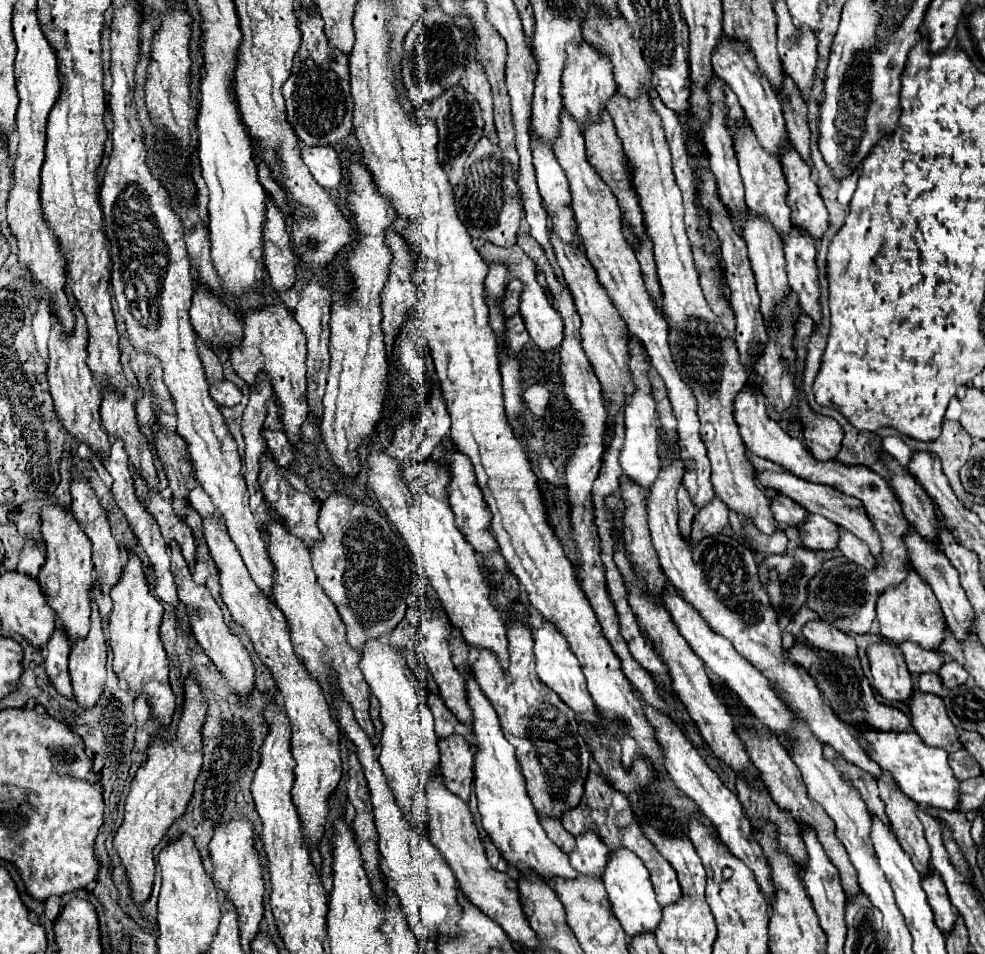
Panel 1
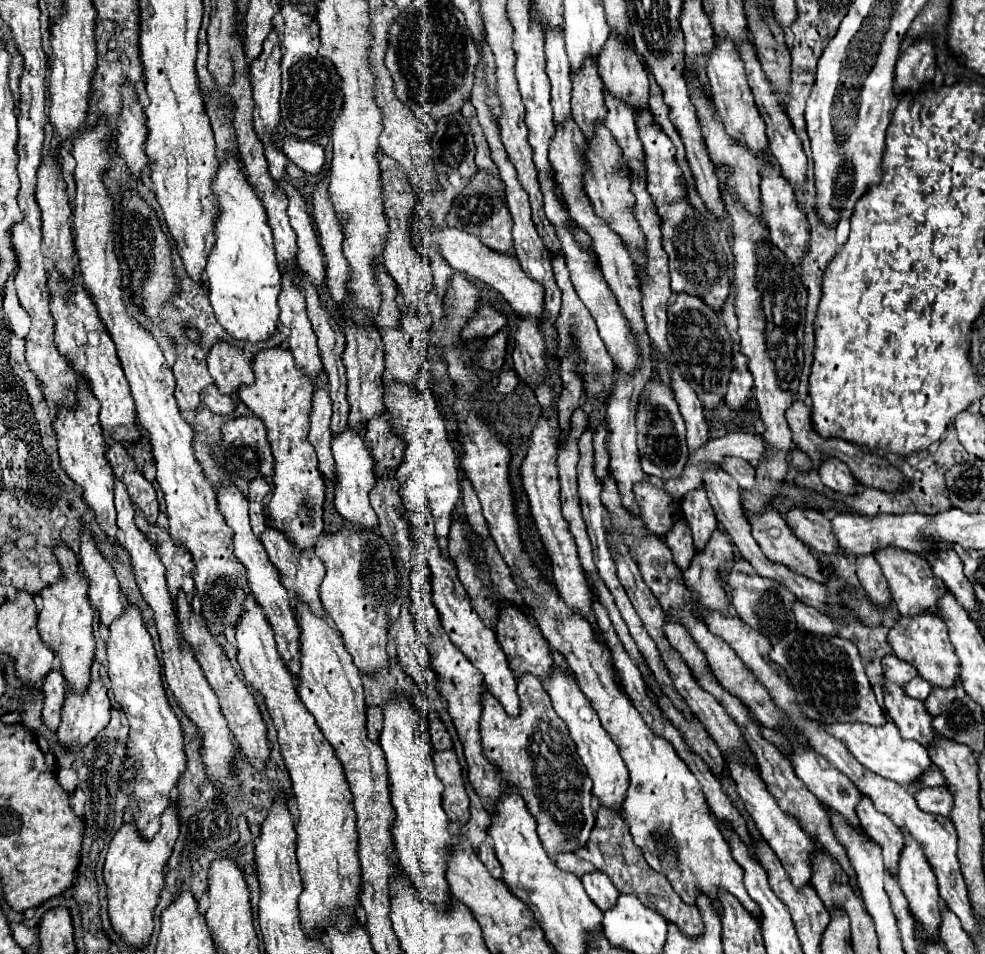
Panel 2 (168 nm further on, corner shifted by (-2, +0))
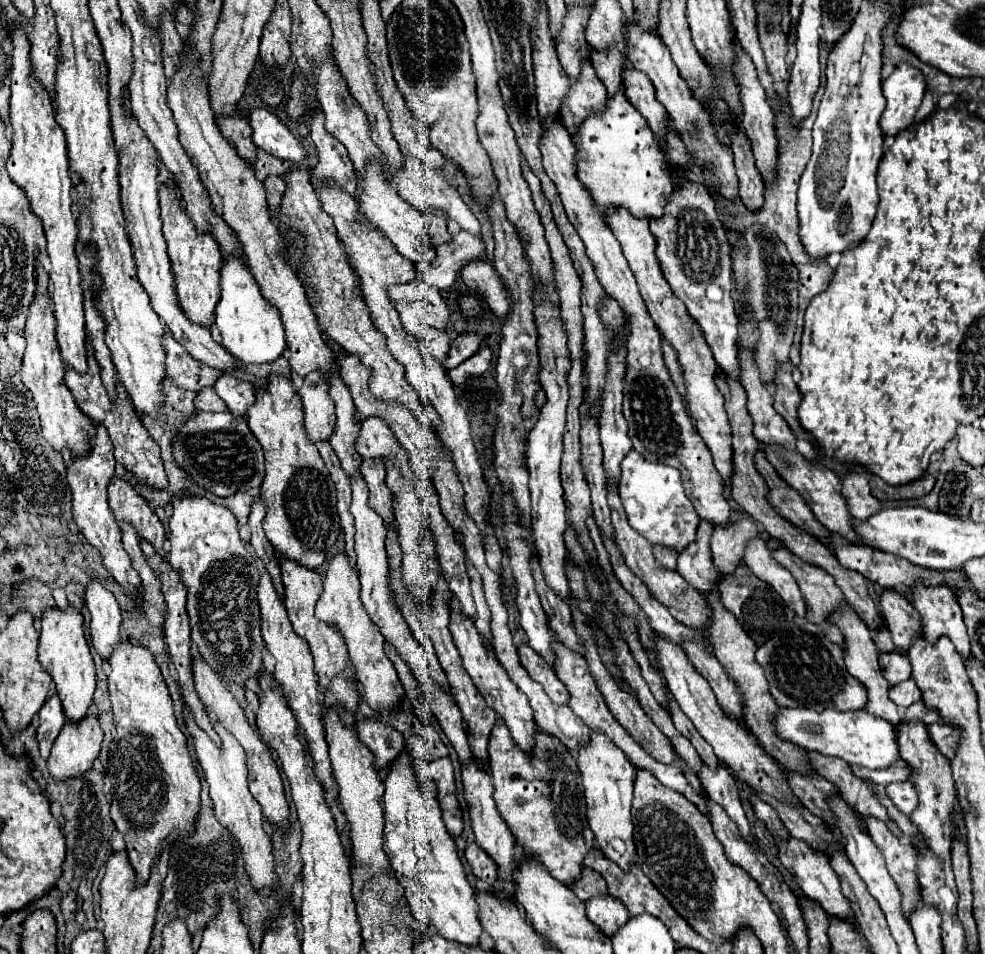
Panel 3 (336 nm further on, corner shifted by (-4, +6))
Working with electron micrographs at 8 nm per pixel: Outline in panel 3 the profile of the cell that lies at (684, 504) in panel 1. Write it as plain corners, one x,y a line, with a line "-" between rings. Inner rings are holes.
654,546
652,548
652,554
654,554
654,558
656,558
656,562
658,562
660,568
666,568
666,570
674,570
676,568
678,554
666,552
666,550
662,550
662,546

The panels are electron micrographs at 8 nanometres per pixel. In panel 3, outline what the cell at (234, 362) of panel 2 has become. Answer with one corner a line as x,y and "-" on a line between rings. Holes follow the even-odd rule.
222,374
218,378
218,382
214,384
214,390
228,406
228,412
234,416
246,416
248,408
256,400
254,388
248,382
238,382
236,378
230,378
228,374

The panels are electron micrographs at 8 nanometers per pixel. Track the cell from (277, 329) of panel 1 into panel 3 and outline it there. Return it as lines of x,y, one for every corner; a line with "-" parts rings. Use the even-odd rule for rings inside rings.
272,374
266,390
256,392
256,402
246,416
248,428
264,450
266,474
260,498
266,506
264,530
276,556
294,560
308,570
318,570
340,534
336,510
336,488
320,452
306,438
302,400
292,388
292,380

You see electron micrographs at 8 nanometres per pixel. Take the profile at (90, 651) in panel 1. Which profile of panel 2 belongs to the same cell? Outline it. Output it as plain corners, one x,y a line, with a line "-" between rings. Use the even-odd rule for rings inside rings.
92,672
84,692
66,688
68,696
62,708
62,722
56,730
58,742
66,746
84,746
110,720
110,698
102,678

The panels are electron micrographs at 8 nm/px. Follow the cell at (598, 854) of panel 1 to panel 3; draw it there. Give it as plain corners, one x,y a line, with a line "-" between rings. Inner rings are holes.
610,896
592,898
586,902
586,916
598,928
598,932
608,938
612,938
630,918
622,902
616,902
616,898

